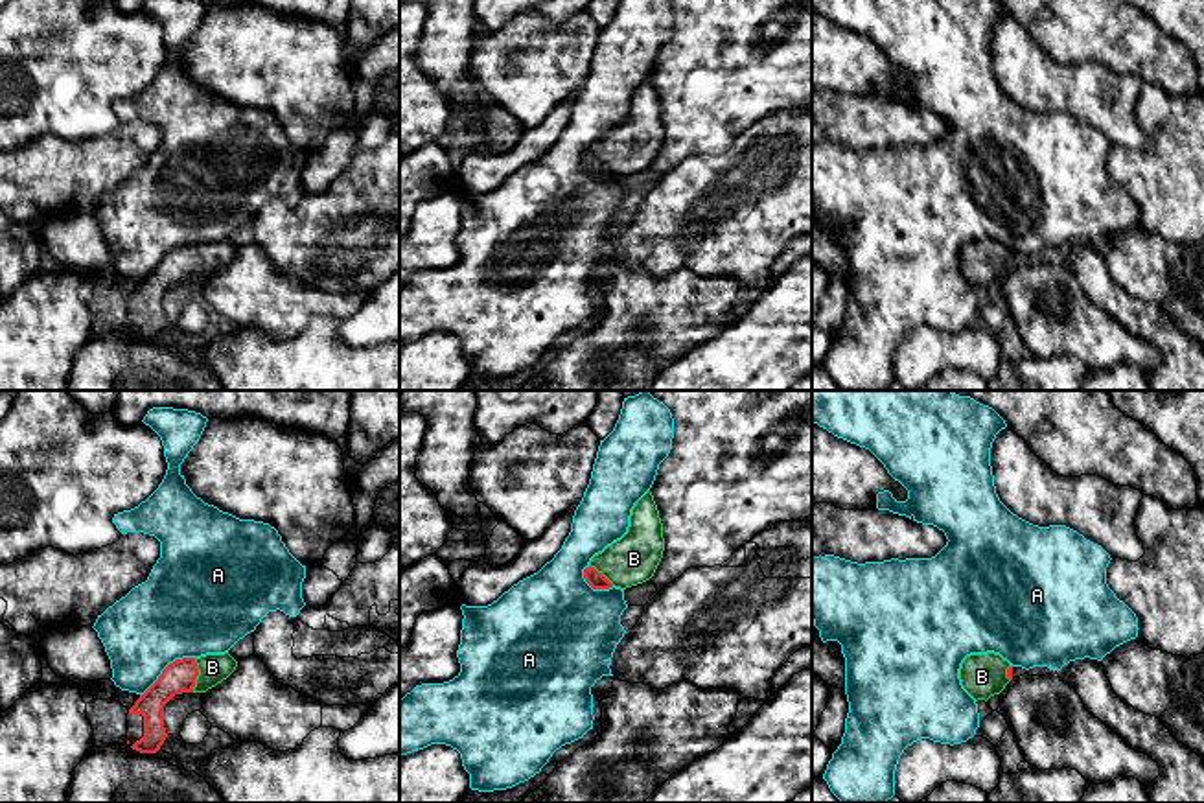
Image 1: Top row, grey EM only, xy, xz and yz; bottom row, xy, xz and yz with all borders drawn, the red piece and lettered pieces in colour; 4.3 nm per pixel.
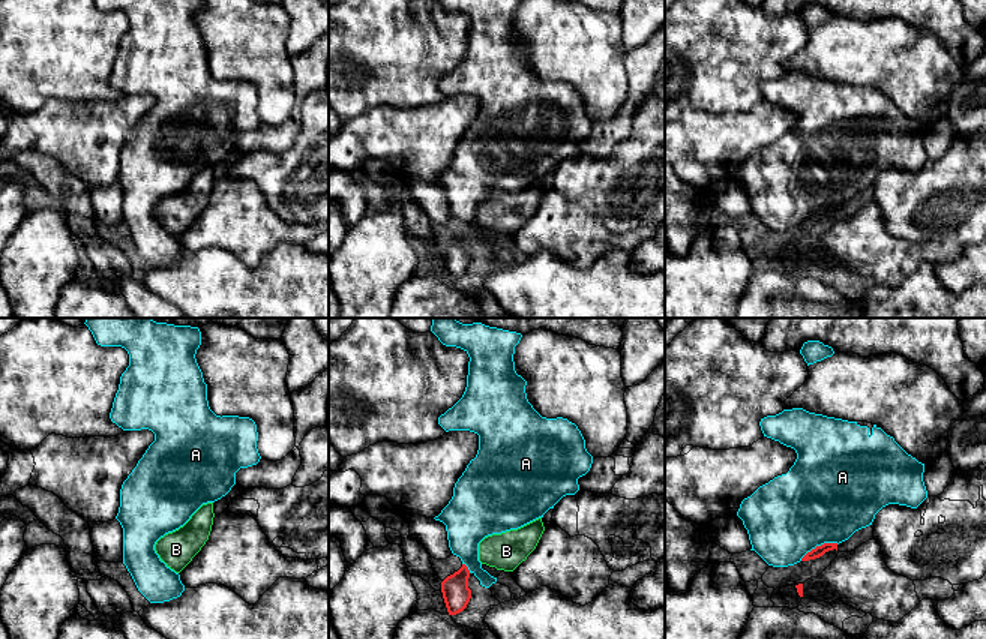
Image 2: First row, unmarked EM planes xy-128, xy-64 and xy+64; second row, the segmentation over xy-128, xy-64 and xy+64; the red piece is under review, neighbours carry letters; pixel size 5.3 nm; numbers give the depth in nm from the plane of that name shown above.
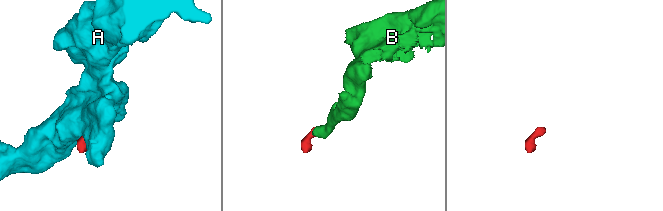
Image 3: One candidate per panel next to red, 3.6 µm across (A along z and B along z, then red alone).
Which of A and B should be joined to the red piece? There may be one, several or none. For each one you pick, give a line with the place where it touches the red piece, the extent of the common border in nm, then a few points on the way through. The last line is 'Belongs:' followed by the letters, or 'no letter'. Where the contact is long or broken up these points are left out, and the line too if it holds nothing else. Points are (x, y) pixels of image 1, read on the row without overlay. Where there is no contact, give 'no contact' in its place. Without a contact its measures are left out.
B: meets red in xy at (197, 262); contact 150 nm long; runs through xy (179, 264), (197, 262), (212, 255)
Belongs: B

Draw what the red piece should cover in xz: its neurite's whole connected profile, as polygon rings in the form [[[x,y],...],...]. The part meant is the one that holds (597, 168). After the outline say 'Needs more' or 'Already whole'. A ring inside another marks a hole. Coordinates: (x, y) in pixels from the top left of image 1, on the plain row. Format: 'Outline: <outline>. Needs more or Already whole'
Outline: [[[648,77],[631,96],[628,120],[591,145],[584,166],[593,177],[643,171],[654,164],[663,138],[663,111]]]. Needs more

